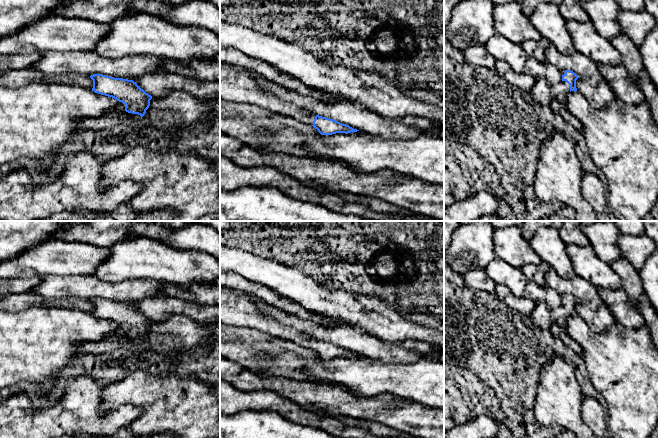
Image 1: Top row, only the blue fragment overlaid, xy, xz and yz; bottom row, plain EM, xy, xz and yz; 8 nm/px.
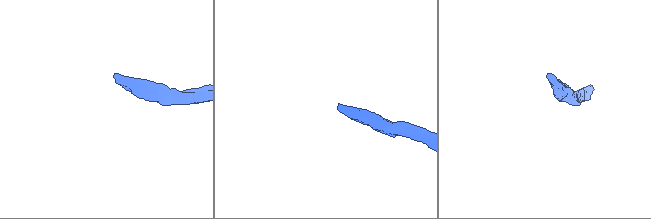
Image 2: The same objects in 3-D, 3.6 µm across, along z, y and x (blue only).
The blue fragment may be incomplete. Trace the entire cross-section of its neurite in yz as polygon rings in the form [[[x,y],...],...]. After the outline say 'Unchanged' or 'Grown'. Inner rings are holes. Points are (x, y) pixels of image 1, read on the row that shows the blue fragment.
[[[562,71],[562,81],[558,84],[551,85],[552,98],[566,106],[568,93],[571,91],[577,91],[576,80],[578,78],[579,77],[573,71]]]. Grown

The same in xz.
[[[220,62],[220,99],[228,102],[235,102],[240,104],[249,104],[264,108],[271,113],[280,114],[283,116],[294,118],[304,124],[313,126],[321,135],[332,135],[336,133],[351,133],[359,130],[353,129],[349,125],[342,124],[336,120],[316,115],[295,103],[283,100],[271,93],[265,92],[261,86],[256,82],[254,74],[237,65]]]. Grown

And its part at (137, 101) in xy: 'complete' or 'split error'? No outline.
split error

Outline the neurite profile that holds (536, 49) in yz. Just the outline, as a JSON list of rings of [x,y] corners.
[[[541,38],[539,41],[529,40],[526,43],[522,43],[521,47],[527,51],[529,55],[536,58],[540,62],[544,62],[544,52],[551,46],[551,43],[546,38]]]

